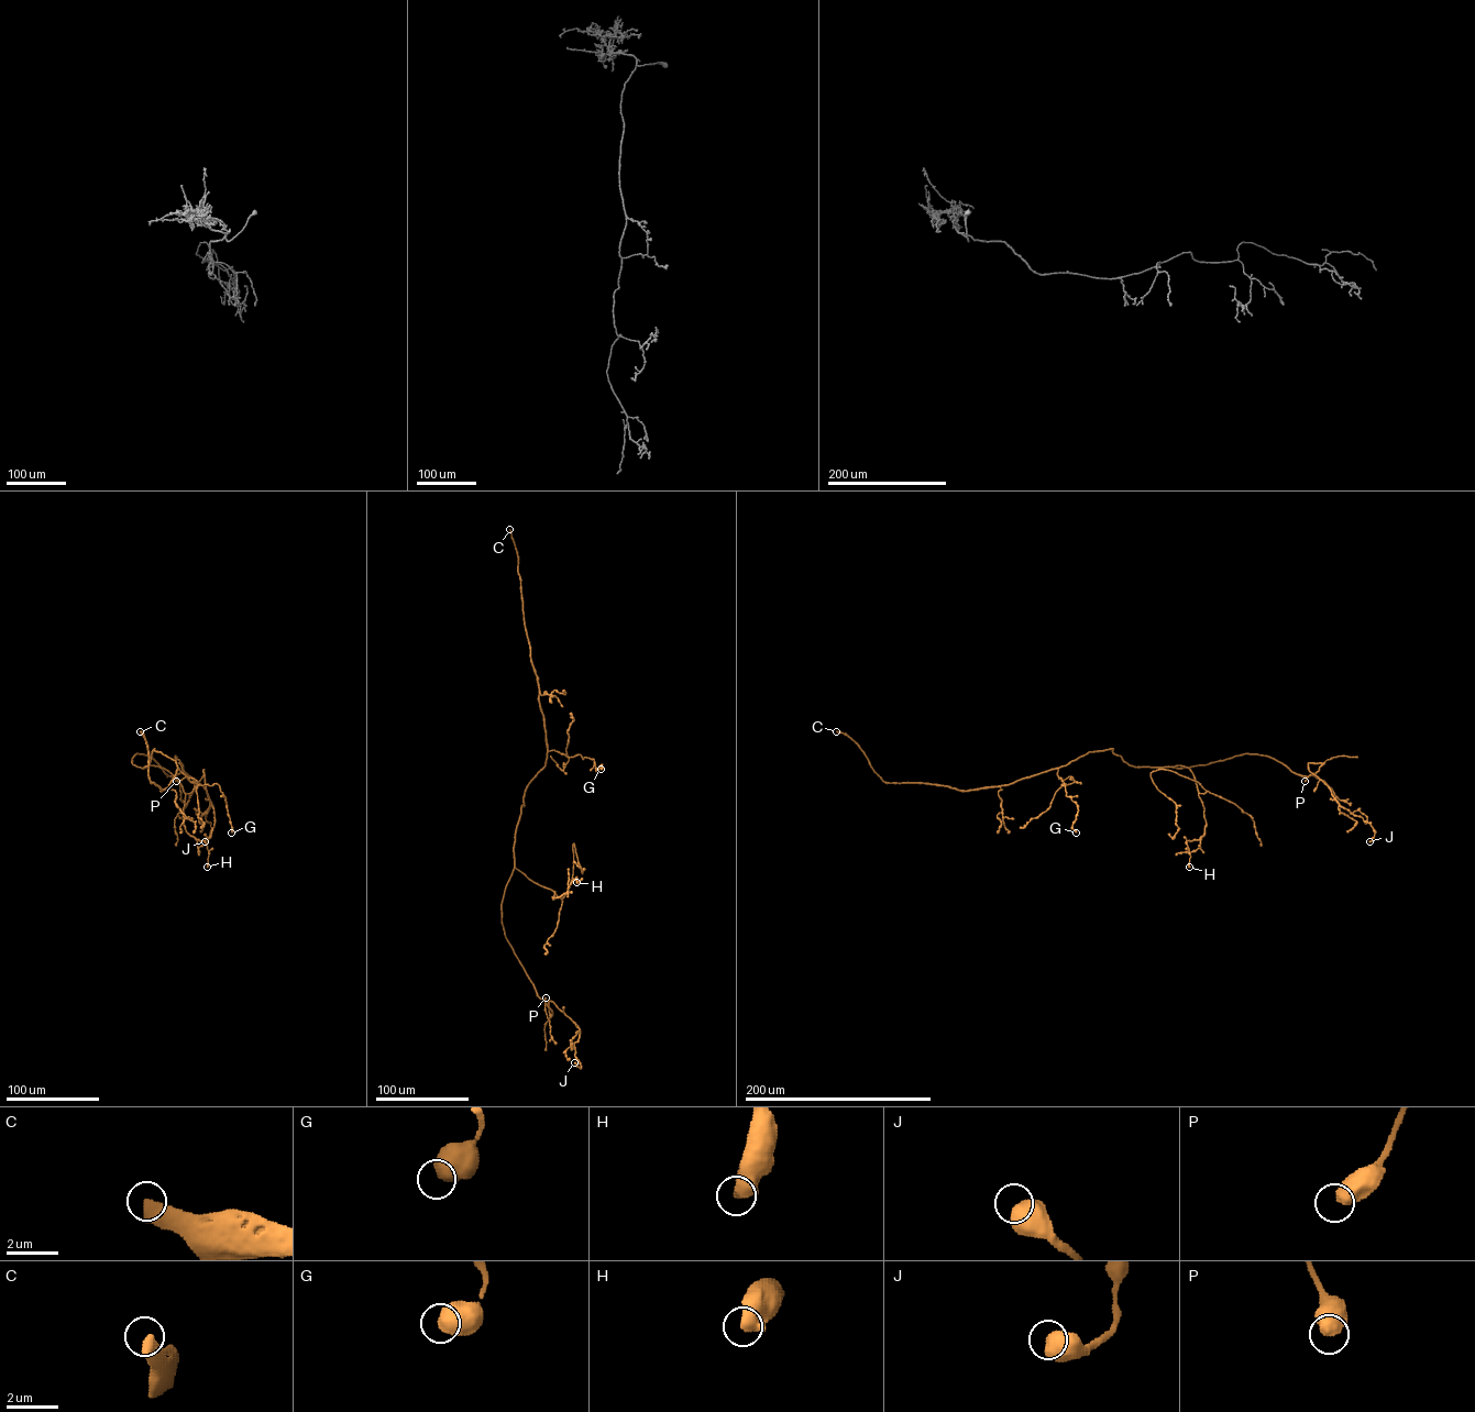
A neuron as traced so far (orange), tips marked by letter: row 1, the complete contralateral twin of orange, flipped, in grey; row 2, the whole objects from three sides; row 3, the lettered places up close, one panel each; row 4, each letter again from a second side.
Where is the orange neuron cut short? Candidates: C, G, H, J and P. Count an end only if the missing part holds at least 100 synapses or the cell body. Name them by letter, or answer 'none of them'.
C

